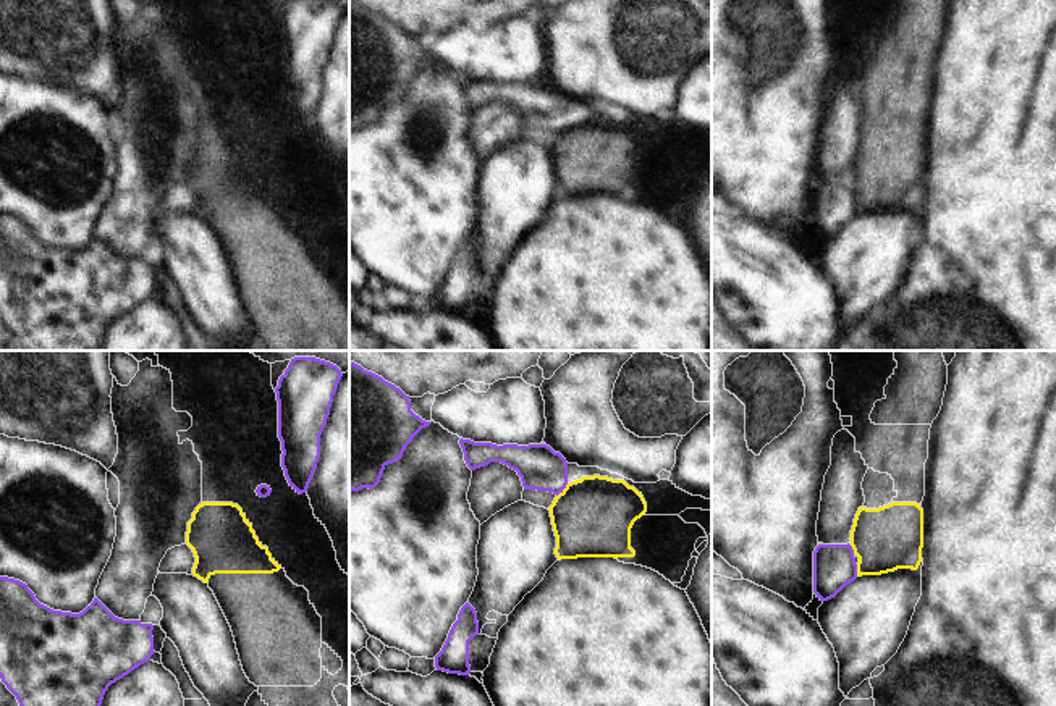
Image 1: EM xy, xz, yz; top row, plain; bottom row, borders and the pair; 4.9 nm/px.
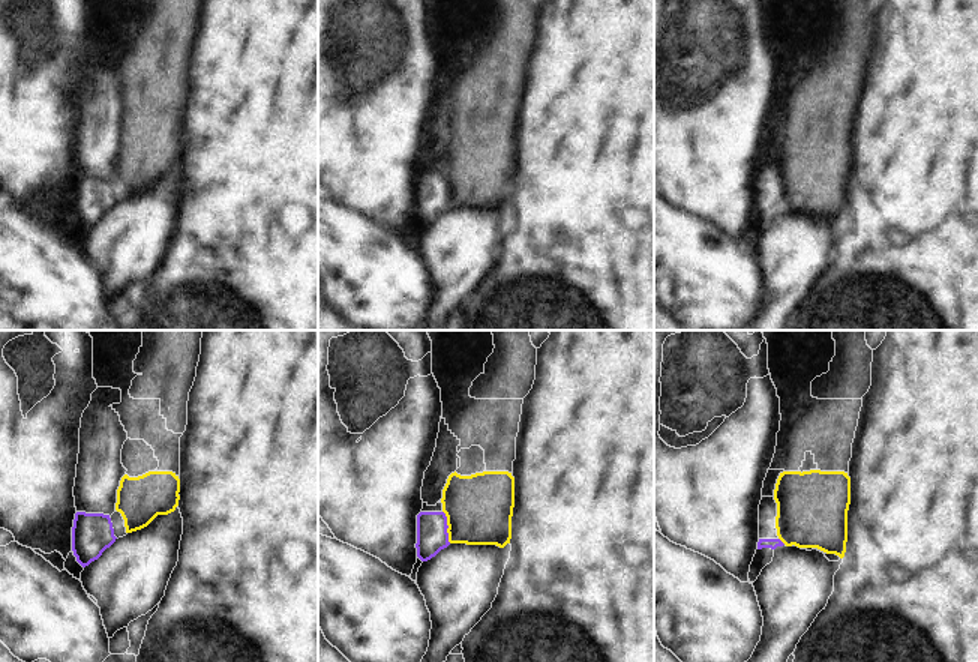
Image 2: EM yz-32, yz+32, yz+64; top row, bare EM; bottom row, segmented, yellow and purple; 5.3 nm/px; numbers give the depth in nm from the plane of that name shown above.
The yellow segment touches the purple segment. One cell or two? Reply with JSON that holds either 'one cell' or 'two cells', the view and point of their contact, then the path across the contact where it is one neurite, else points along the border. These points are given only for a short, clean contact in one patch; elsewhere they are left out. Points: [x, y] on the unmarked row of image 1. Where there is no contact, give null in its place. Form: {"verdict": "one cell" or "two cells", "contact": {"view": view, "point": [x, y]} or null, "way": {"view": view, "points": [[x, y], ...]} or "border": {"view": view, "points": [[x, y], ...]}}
{"verdict": "two cells", "contact": {"view": "xz", "point": [563, 128]}, "border": {"view": "xz", "points": [[568, 121], [557, 134]]}}

